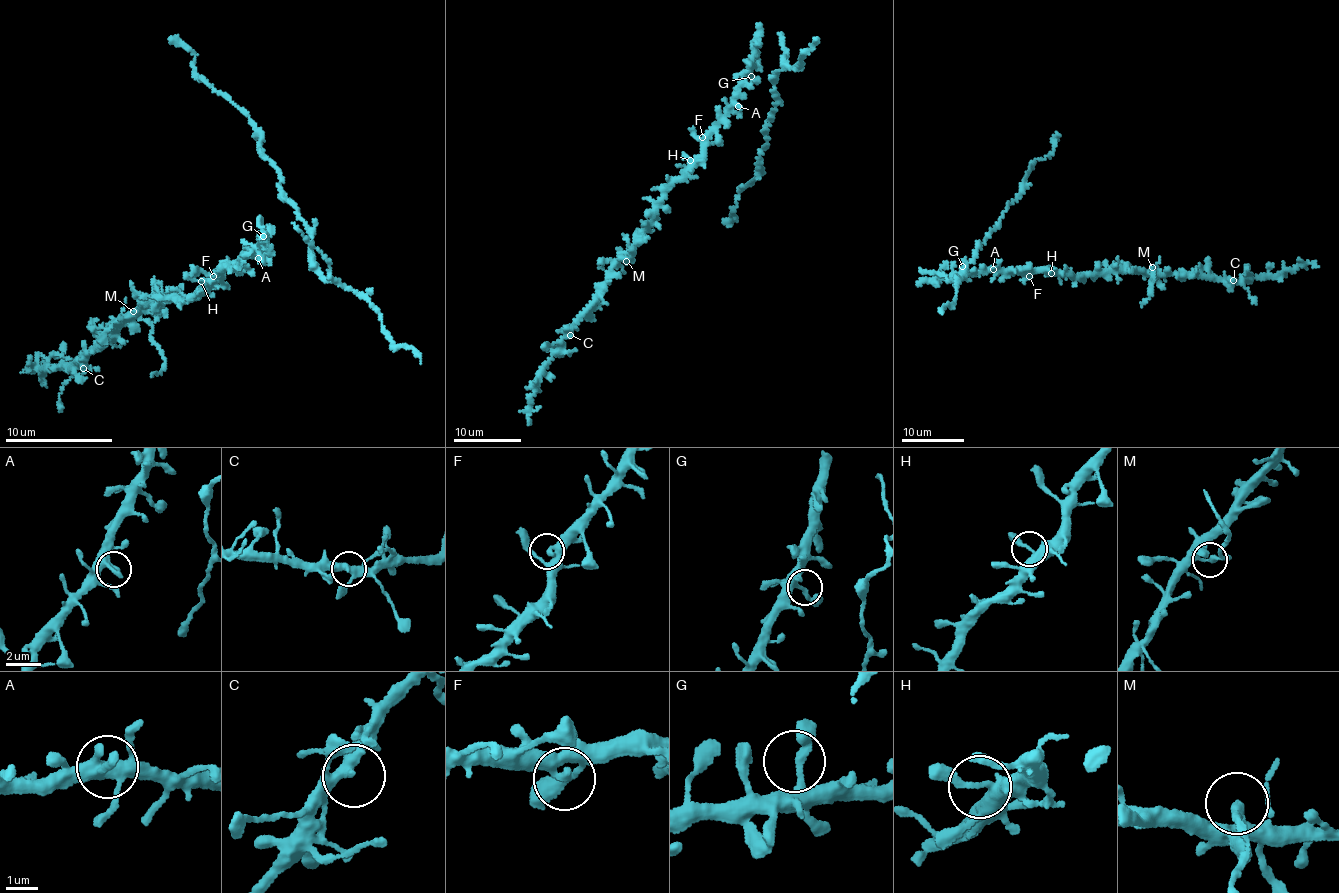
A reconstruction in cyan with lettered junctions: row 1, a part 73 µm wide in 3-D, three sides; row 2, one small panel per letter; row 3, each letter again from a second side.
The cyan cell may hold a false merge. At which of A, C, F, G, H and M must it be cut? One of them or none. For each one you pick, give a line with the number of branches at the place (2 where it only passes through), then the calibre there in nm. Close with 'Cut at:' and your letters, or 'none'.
M: 2 | 280 nm
Cut at: M

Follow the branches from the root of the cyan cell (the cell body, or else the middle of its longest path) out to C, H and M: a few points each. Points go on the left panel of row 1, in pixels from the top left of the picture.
C: (247, 249), (253, 255), (194, 295), (148, 305), (117, 326), (119, 334), (87, 356), (83, 368)
H: (247, 249), (253, 255), (233, 269), (223, 269), (219, 278), (201, 281)
M: (247, 249), (253, 255), (223, 269), (222, 278), (194, 295), (148, 305), (131, 318), (133, 312)

